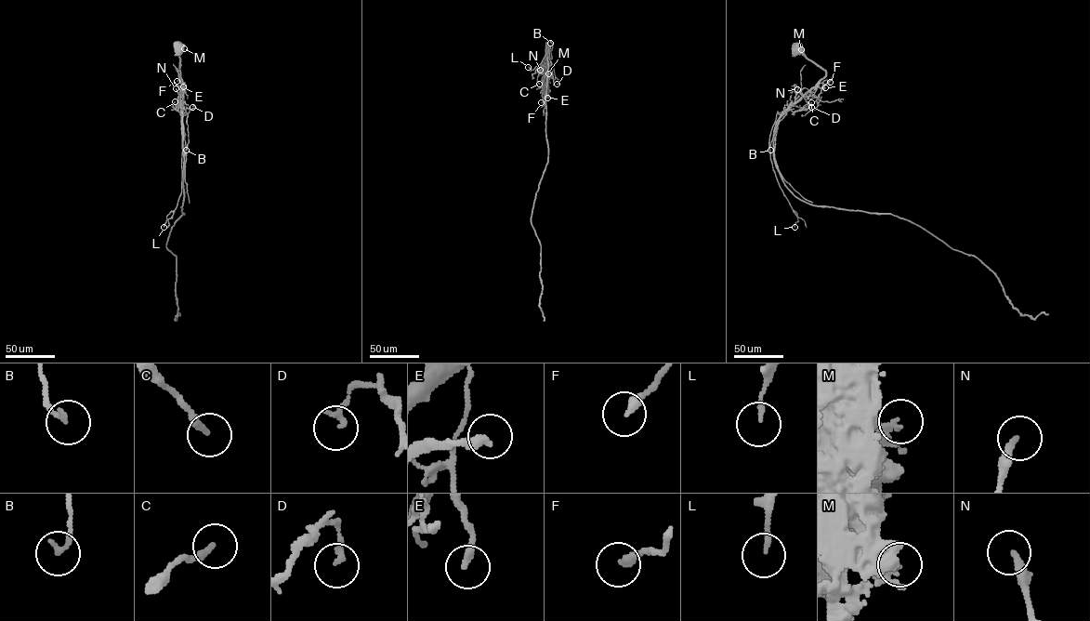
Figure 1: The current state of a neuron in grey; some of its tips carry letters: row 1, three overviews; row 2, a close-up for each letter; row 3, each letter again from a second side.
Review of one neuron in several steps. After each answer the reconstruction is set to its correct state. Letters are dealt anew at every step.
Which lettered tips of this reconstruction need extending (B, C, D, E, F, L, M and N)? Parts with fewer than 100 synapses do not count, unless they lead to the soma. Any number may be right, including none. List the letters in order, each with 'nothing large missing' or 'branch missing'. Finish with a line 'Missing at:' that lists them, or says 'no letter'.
B: nothing large missing
C: nothing large missing
D: nothing large missing
E: nothing large missing
F: nothing large missing
L: nothing large missing
M: nothing large missing
N: nothing large missing
Missing at: no letter

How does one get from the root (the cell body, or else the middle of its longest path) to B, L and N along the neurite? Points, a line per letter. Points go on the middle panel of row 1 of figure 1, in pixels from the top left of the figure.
B: (544, 70), (544, 98), (544, 57), (552, 58), (553, 44), (550, 43)
L: (544, 70), (544, 98), (547, 42), (545, 55), (541, 63), (530, 71), (528, 67)
N: (544, 70), (544, 98), (547, 67), (540, 70)

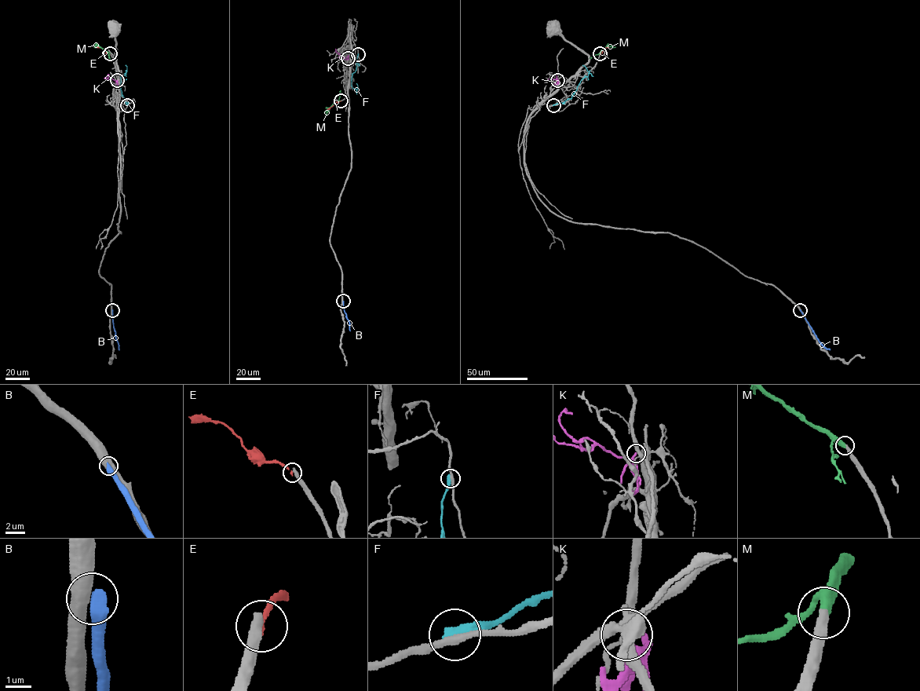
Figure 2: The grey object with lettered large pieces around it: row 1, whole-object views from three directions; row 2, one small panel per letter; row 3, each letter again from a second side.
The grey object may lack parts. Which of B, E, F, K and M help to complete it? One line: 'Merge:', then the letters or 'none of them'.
Merge: M

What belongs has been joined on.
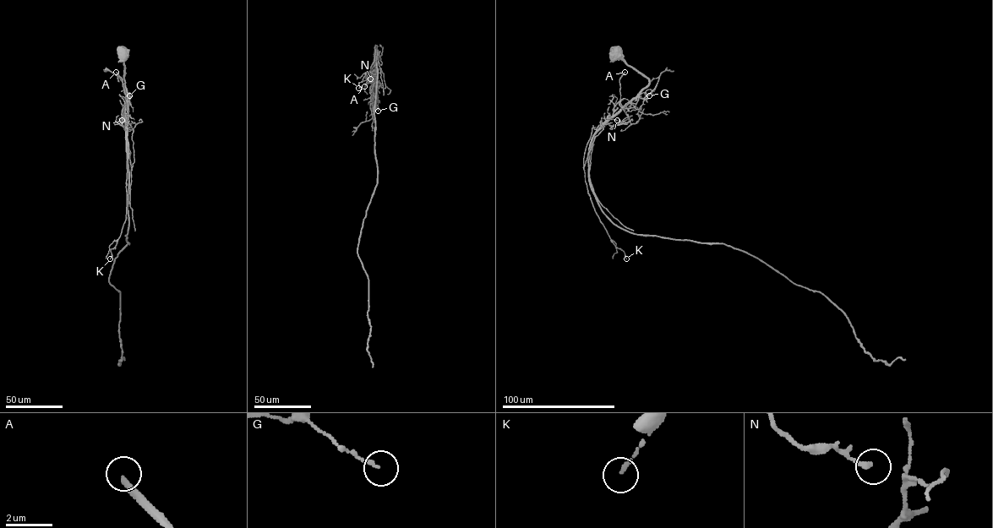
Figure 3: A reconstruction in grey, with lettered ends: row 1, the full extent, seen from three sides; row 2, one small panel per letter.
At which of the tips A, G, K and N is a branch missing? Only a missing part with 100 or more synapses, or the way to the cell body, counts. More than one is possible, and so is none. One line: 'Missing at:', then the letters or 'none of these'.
Missing at: A

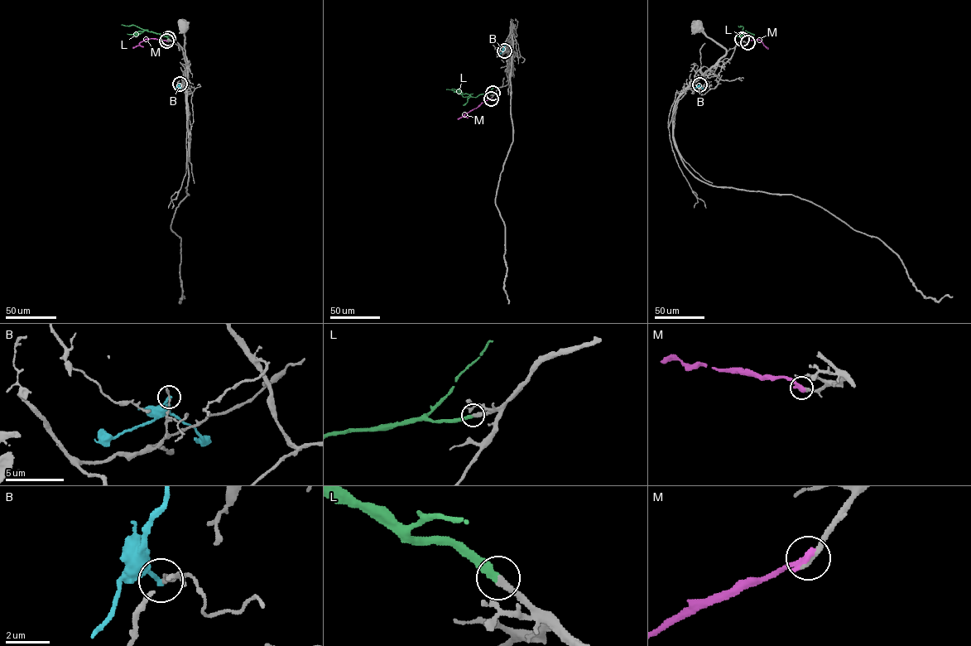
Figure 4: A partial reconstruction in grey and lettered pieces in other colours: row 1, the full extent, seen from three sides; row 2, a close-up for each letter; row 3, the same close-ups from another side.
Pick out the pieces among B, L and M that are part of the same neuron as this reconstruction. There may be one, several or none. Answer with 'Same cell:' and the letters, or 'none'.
Same cell: L

